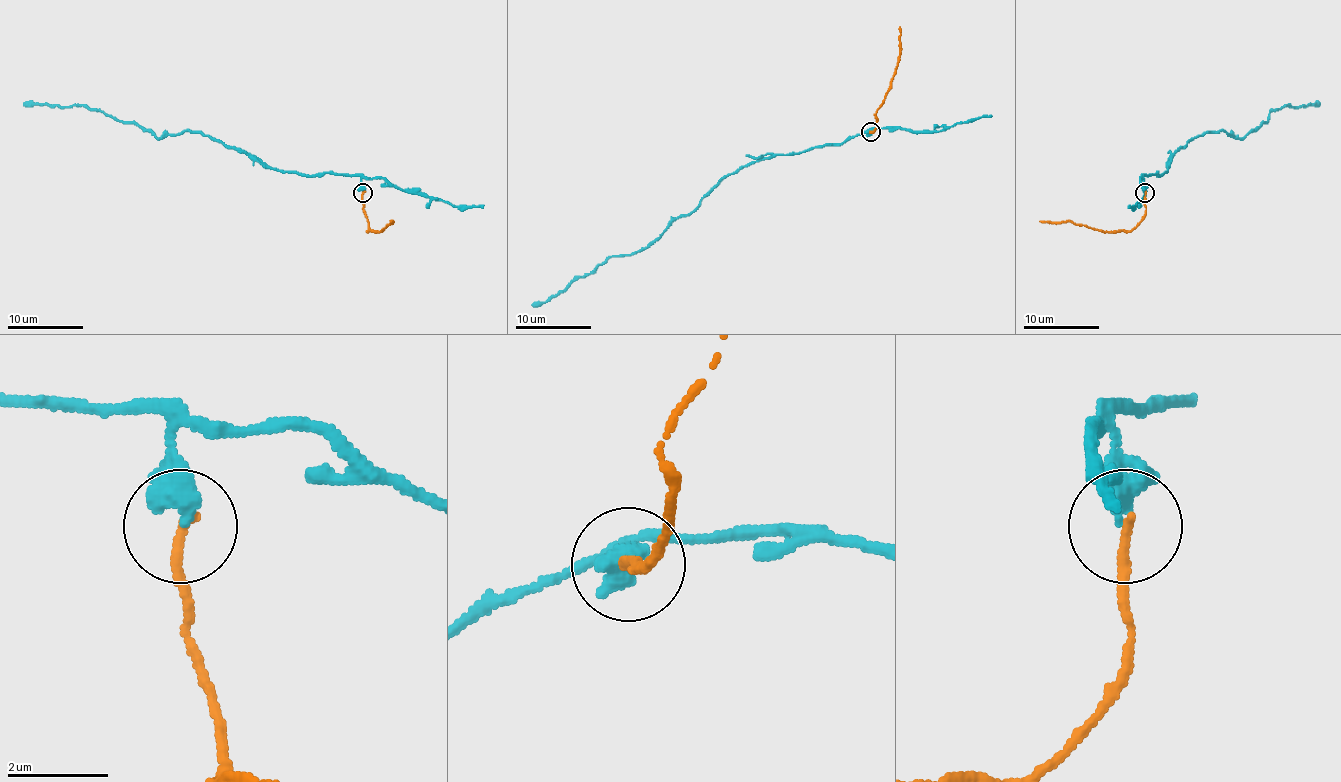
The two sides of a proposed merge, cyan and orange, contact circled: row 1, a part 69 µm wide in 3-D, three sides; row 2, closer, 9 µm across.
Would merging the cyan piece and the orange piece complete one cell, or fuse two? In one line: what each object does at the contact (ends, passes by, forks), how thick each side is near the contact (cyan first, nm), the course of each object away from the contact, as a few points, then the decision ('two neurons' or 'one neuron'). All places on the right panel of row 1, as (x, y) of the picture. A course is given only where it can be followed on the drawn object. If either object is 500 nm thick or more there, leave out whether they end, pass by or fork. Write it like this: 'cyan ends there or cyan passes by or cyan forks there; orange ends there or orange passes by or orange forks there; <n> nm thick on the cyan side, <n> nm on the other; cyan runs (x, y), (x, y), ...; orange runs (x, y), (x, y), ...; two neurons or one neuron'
cyan ends there; orange ends there; 440 nm thick on the cyan side, 200 nm on the other; cyan runs (1143, 192), (1143, 175), (1166, 171), (1170, 158), (1189, 141), (1221, 131), (1244, 137), (1284, 105), (1318, 103); orange runs (1145, 192), (1145, 215), (1130, 230), (1102, 232), (1069, 221), (1039, 221); two neurons

